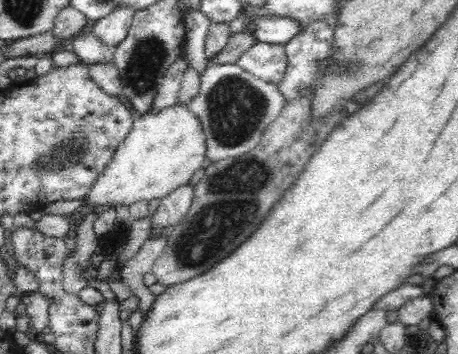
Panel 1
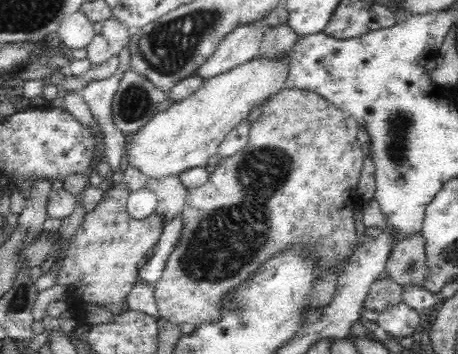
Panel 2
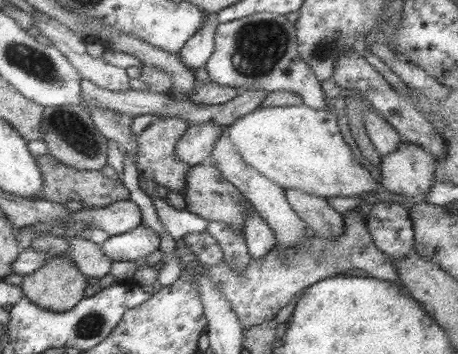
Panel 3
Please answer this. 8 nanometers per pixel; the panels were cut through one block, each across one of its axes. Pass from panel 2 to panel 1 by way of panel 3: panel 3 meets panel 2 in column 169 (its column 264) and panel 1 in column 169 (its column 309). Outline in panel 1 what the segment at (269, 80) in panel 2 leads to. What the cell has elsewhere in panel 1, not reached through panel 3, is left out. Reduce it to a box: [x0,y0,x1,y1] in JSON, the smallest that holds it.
[82,106,206,210]

